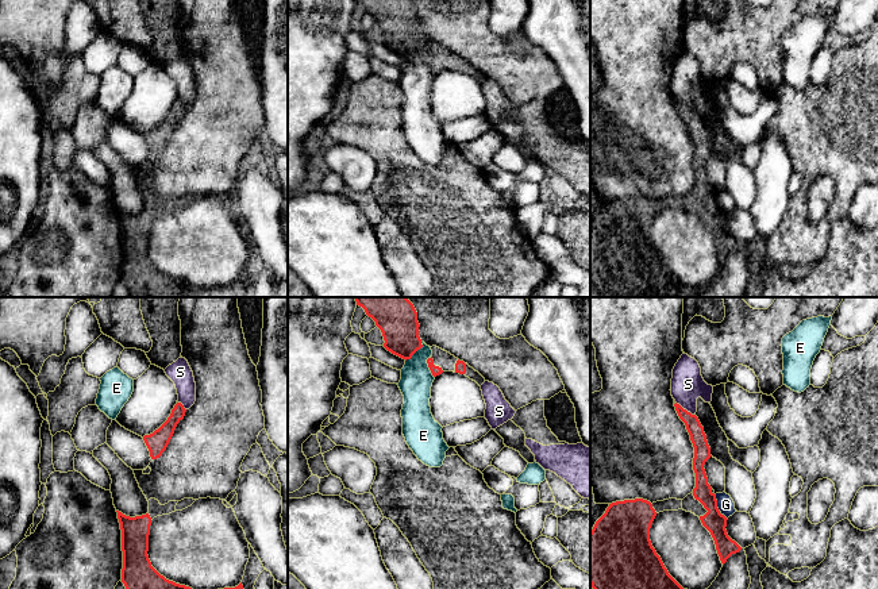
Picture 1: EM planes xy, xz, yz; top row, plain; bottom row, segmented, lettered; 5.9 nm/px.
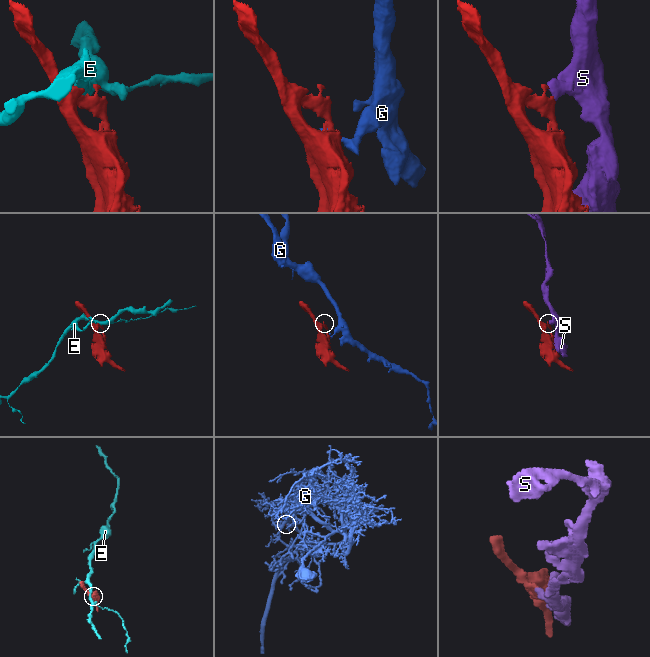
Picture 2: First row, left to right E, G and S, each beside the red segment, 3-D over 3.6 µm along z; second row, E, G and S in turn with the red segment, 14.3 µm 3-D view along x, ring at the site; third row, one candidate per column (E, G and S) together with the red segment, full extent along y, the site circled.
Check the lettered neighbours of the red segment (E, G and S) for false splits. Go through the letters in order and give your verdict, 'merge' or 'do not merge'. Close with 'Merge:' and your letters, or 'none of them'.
E: do not merge
G: do not merge
S: do not merge
Merge: none of them

